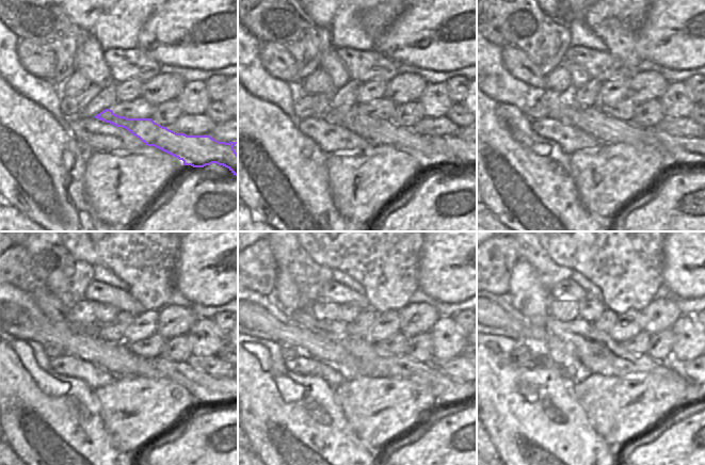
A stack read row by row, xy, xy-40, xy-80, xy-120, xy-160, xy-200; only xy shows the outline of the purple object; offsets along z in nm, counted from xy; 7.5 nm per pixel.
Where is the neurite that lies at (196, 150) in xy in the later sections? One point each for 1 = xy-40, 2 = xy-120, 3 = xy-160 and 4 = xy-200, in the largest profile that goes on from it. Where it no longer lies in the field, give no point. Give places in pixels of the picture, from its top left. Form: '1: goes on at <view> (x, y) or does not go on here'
1: goes on at xy-40 (374, 130)
2: goes on at xy-120 (114, 357)
3: goes on at xy-160 (309, 343)
4: goes on at xy-200 (560, 353)

